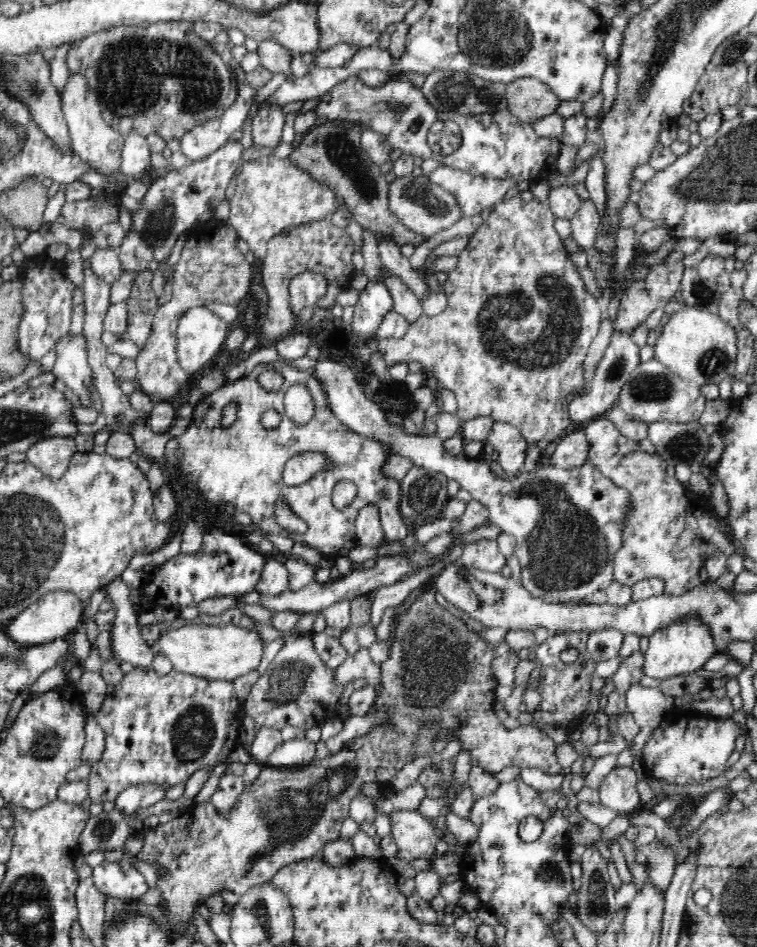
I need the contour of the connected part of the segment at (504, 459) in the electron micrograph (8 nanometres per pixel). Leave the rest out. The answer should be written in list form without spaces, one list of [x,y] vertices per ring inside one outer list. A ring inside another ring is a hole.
[[[493,423],[486,441],[495,450],[495,467],[501,473],[513,477],[522,471],[530,443],[524,440],[519,428],[508,423]]]

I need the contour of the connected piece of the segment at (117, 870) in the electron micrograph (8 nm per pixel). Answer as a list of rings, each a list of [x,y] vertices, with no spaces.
[[[125,858],[119,862],[104,859],[93,868],[92,878],[100,892],[127,901],[142,898],[149,888],[145,876]]]

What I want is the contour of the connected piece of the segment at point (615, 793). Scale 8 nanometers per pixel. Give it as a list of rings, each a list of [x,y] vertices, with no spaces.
[[[616,766],[601,782],[600,804],[619,814],[634,814],[641,809],[640,794],[636,789],[637,774],[631,766]]]

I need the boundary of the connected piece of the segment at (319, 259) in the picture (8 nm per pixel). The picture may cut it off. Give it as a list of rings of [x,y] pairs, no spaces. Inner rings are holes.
[[[327,218],[296,225],[295,228],[278,233],[278,236],[268,241],[267,253],[261,264],[262,284],[268,294],[266,320],[262,324],[259,337],[262,348],[264,344],[271,346],[278,343],[278,340],[289,334],[290,330],[296,326],[294,319],[297,316],[288,306],[290,280],[302,272],[320,272],[326,277],[327,291],[317,305],[318,307],[332,306],[338,294],[351,286],[353,274],[356,272],[352,264],[354,247],[354,244],[345,237],[343,230],[334,226]]]

